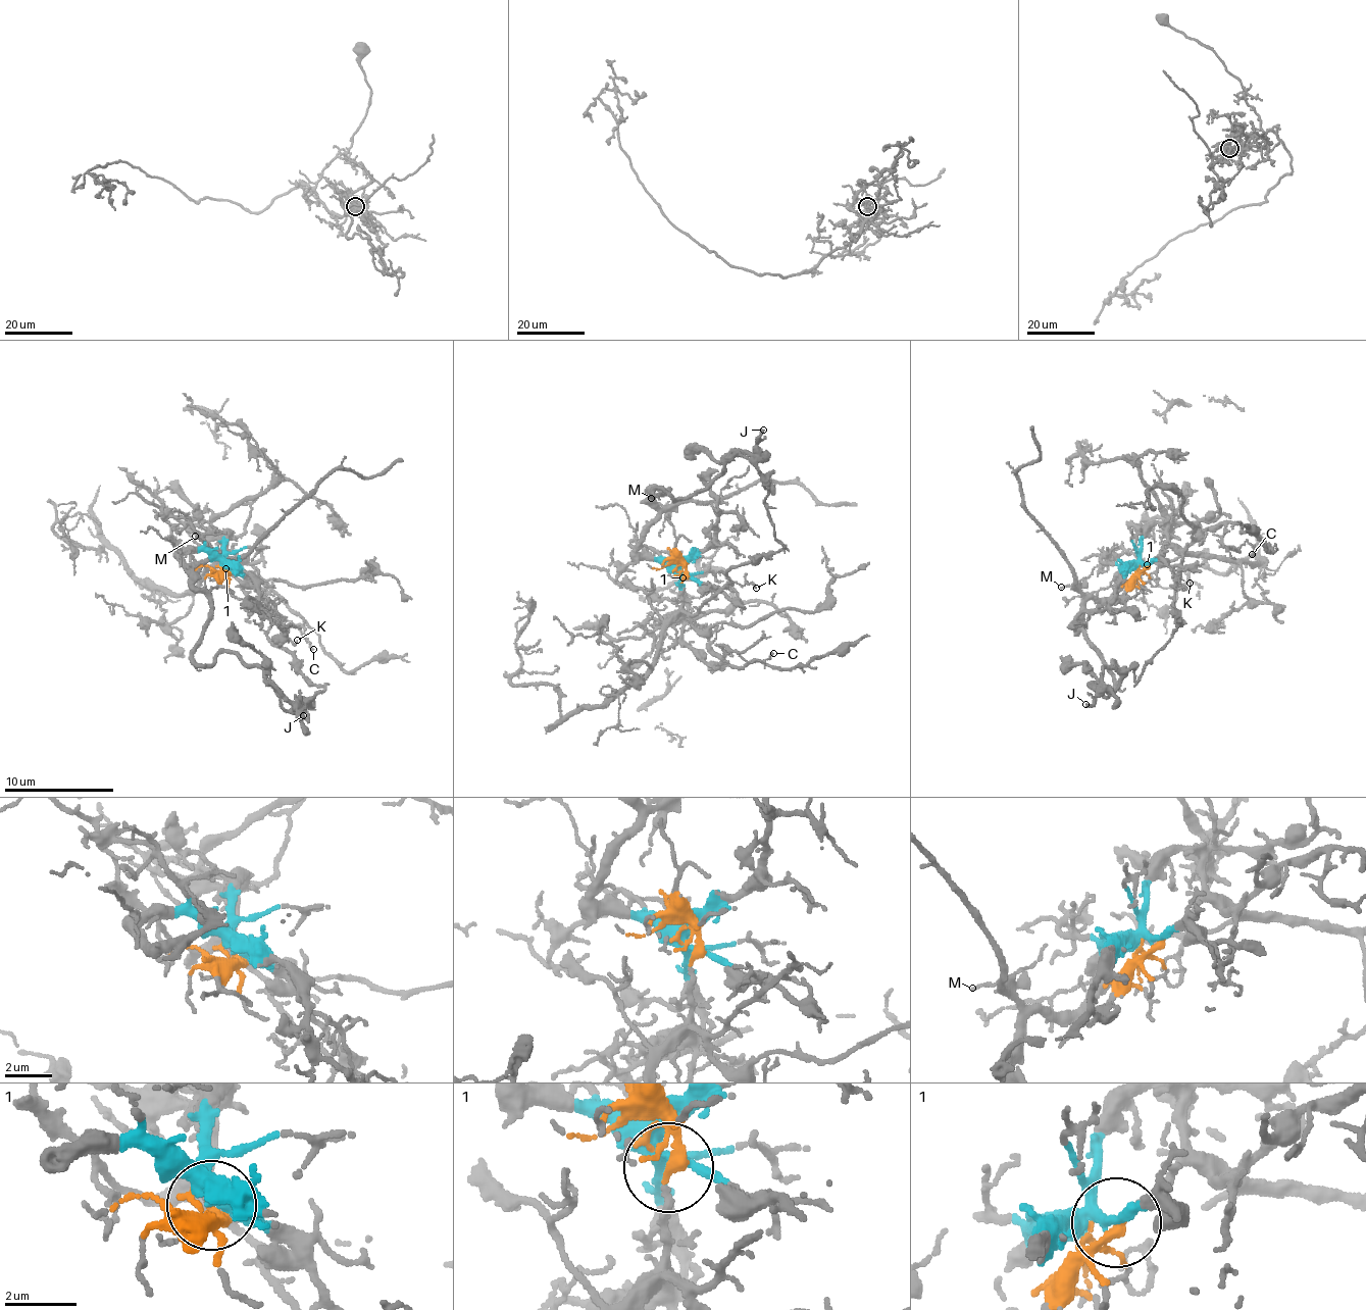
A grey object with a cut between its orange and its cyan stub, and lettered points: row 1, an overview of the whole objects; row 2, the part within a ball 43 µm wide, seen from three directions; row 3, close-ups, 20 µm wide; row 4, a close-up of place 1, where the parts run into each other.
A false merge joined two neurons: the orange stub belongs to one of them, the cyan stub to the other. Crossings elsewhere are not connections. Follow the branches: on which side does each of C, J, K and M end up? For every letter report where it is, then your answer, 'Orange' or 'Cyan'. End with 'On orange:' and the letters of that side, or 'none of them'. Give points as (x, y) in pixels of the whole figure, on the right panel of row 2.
C: Place: (1252, 554). Orange
J: Place: (1085, 704). Cyan
K: Place: (1190, 583). Orange
M: Place: (1061, 587). Cyan
On orange: C, K

